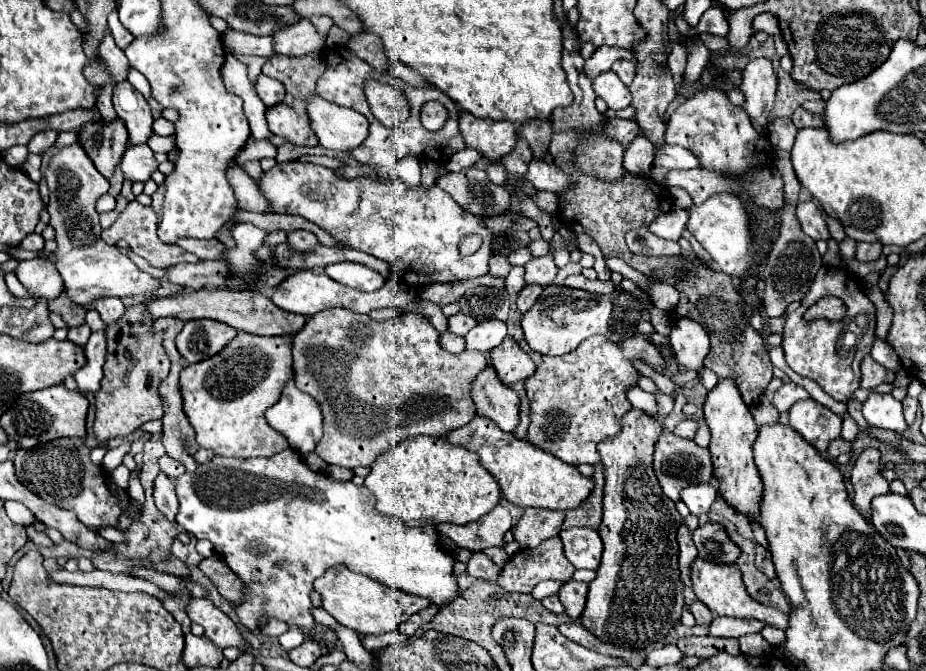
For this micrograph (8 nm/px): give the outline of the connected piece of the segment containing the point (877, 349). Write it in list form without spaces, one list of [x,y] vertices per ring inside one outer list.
[[[876,338],[870,356],[872,356],[878,364],[882,364],[884,368],[888,368],[888,370],[900,370],[900,358],[896,356],[894,348],[892,348],[888,342],[884,342],[884,340],[878,340],[878,338]]]

